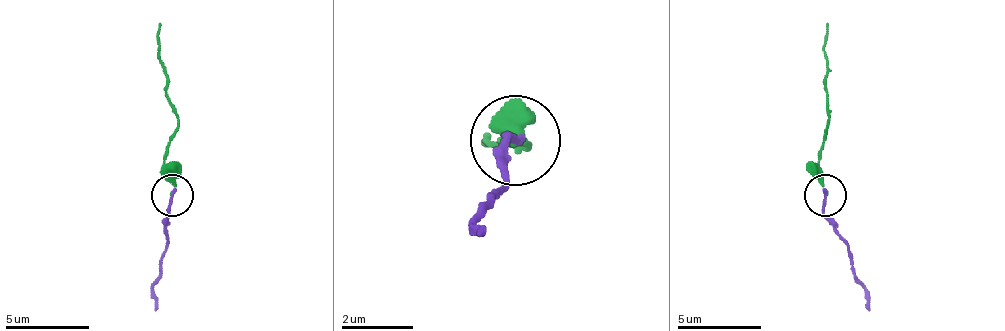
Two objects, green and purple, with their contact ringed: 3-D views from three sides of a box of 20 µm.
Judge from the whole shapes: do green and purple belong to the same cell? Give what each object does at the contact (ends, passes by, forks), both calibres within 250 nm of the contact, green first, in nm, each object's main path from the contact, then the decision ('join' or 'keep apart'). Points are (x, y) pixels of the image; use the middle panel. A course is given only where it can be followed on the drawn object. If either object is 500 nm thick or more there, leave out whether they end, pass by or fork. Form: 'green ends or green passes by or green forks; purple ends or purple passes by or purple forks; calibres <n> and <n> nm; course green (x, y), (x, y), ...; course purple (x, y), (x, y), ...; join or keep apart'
green ends; purple ends; calibres 160 and 200 nm; course green (513, 142), (522, 133), (504, 133), (531, 142), (495, 142); course purple (513, 142), (513, 133), (486, 232); keep apart

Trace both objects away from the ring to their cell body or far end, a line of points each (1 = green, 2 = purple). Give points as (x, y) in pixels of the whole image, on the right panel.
1: (826, 196), (822, 171), (826, 120), (826, 24)
2: (826, 196), (822, 217), (851, 255), (868, 309)

